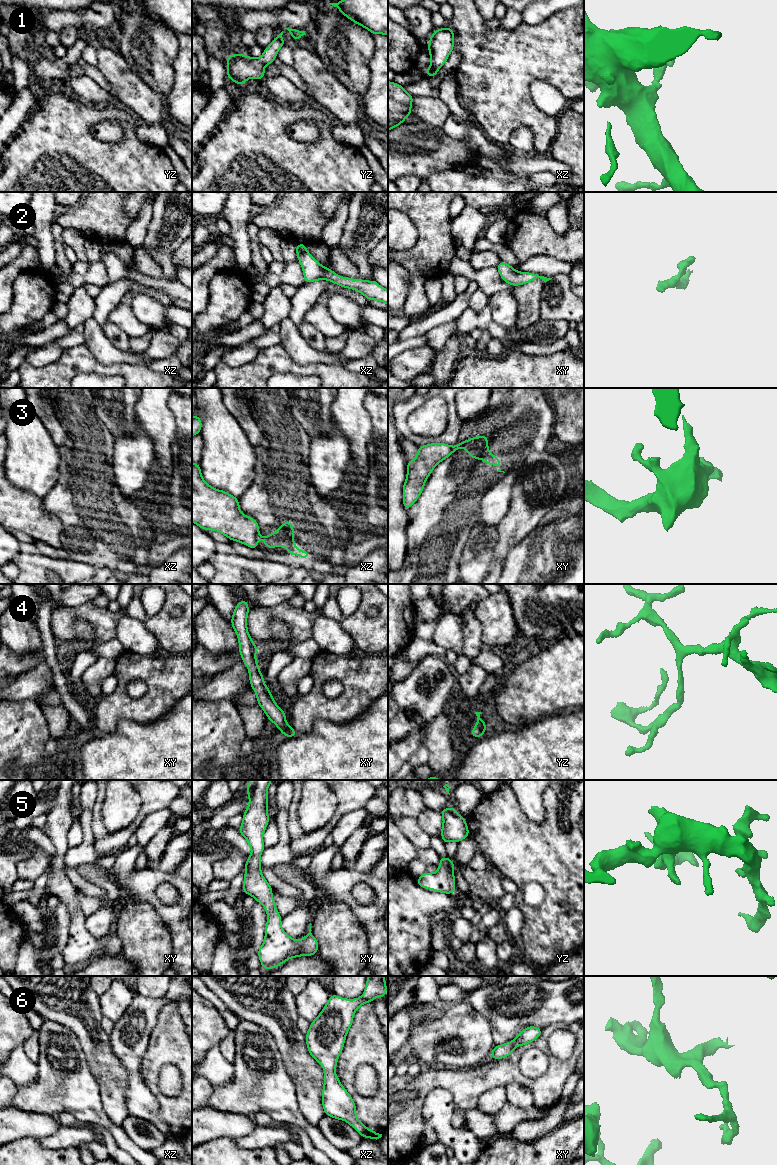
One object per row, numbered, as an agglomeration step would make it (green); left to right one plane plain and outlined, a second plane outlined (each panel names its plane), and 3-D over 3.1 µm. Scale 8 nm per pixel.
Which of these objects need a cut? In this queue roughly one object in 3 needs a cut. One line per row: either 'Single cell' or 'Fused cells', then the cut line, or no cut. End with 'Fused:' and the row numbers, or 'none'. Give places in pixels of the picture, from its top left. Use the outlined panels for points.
1: Single cell. No split
2: Single cell. No split
3: Fused cells. Split along xz (257, 532), (255, 539)
4: Single cell. No split
5: Single cell. No split
6: Single cell. No split
Fused: 3

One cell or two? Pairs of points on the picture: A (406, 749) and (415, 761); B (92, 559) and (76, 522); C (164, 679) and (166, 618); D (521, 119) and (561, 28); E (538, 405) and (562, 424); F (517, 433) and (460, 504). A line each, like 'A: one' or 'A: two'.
A: two
B: one
C: two
D: one
E: two
F: one

